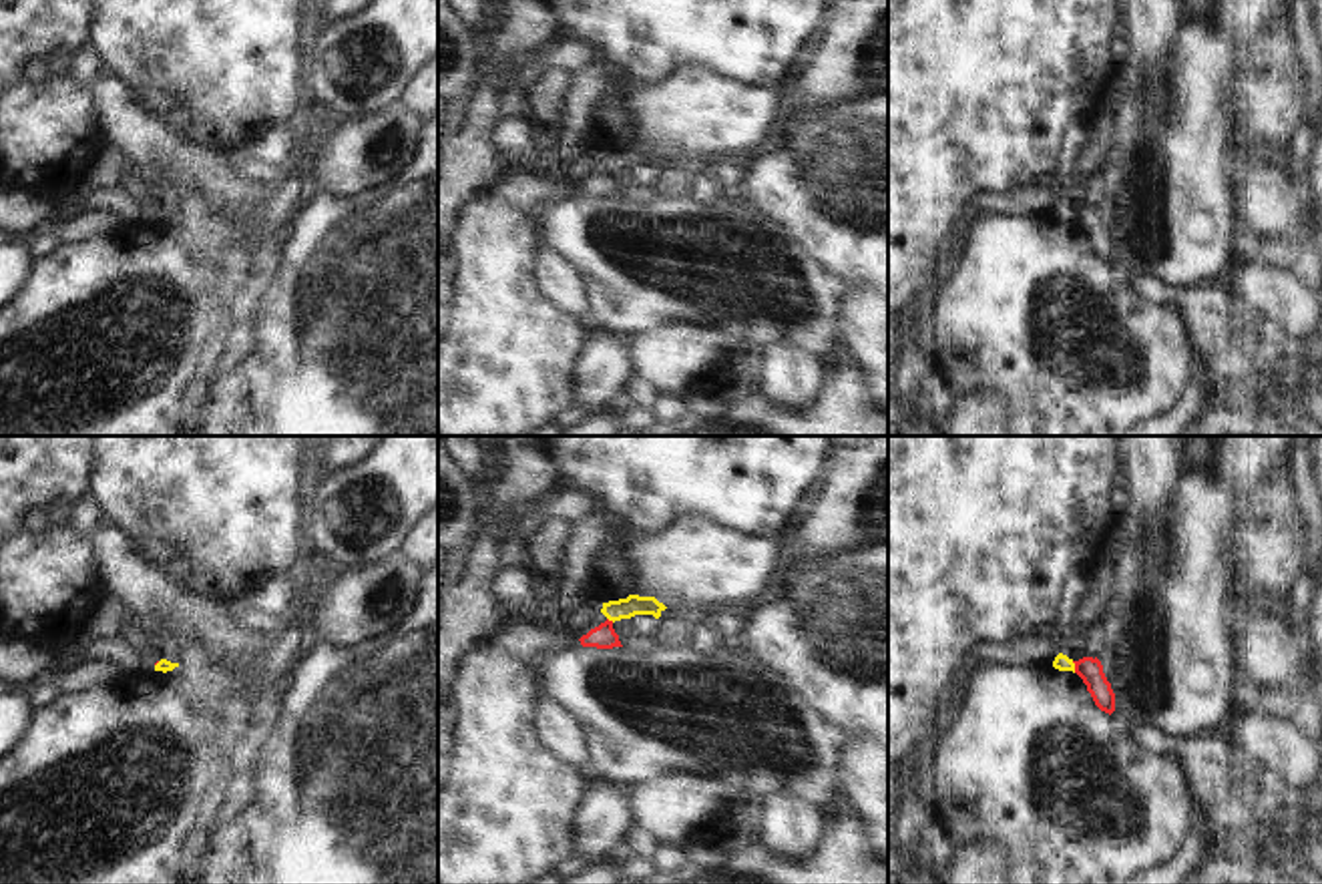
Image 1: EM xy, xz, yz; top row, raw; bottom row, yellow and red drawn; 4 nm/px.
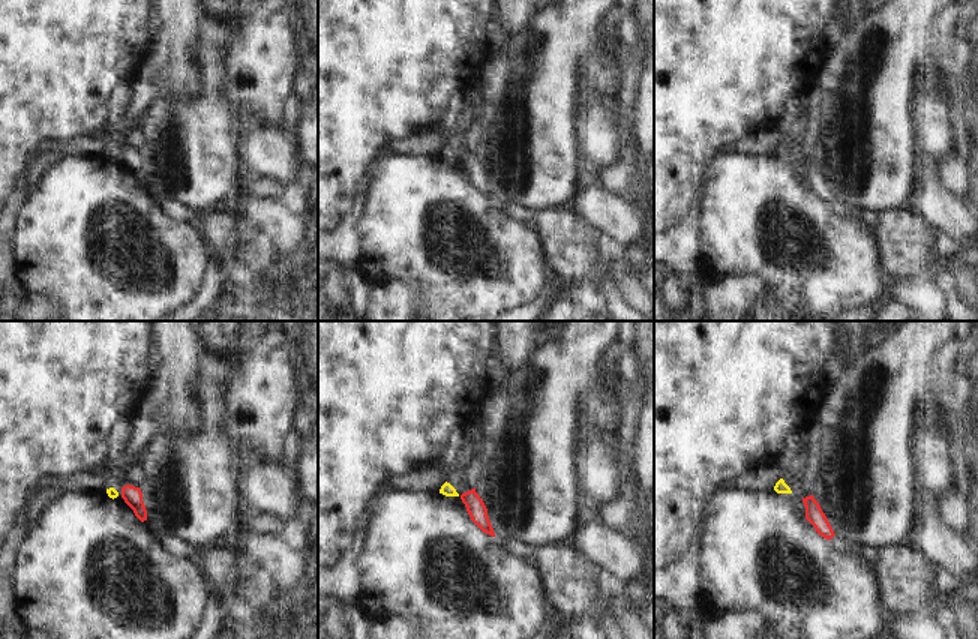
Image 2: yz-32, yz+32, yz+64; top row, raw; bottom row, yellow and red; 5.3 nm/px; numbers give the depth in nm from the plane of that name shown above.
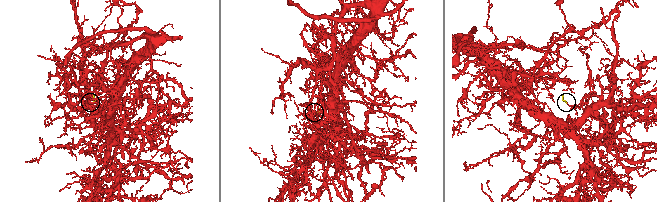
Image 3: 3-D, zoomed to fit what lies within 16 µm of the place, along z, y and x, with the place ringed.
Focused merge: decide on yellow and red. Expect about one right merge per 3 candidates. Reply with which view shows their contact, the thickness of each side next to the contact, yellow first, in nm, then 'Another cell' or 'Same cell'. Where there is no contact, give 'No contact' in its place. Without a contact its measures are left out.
Touches yellow in yz. Thickness 70 nm (yellow) against 100 nm. Another cell.

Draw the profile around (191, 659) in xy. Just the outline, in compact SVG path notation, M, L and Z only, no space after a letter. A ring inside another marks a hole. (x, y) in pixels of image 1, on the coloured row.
M173 627L175 633L181 637L181 651L179 651L179 669L183 671L183 691L189 699L195 699L201 685L199 677L207 667L207 657L203 653L203 645L193 639L191 635L183 633L179 627Z

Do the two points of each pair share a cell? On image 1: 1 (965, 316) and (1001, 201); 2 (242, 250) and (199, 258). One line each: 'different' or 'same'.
1: different
2: different

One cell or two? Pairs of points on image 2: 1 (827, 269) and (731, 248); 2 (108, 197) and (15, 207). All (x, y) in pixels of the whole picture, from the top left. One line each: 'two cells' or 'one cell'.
1: one cell
2: two cells

